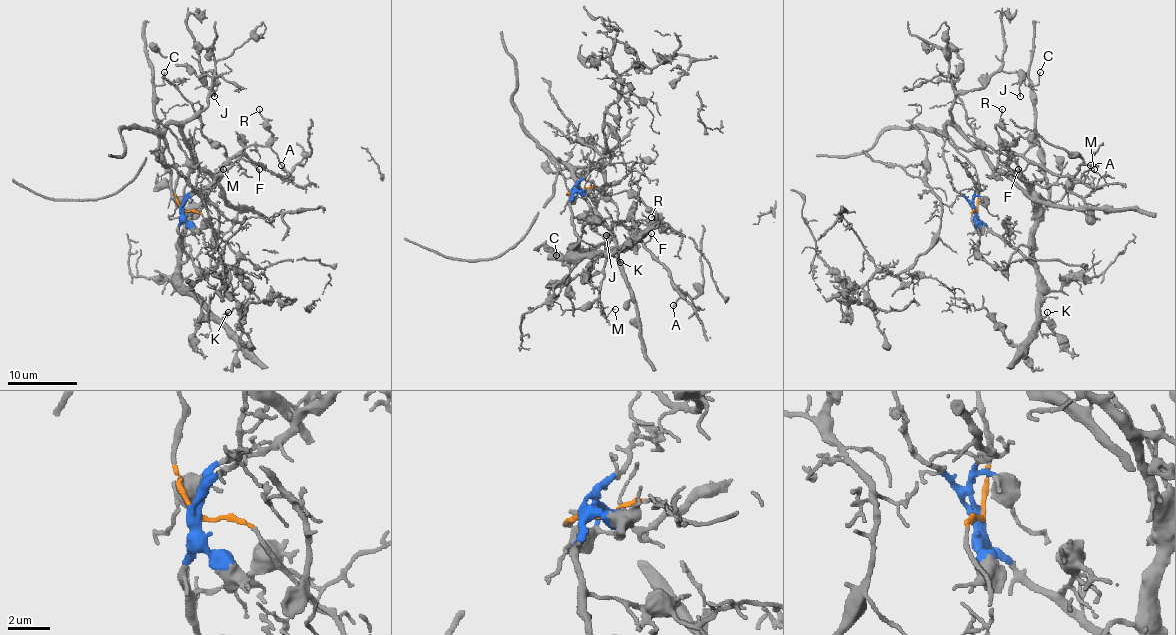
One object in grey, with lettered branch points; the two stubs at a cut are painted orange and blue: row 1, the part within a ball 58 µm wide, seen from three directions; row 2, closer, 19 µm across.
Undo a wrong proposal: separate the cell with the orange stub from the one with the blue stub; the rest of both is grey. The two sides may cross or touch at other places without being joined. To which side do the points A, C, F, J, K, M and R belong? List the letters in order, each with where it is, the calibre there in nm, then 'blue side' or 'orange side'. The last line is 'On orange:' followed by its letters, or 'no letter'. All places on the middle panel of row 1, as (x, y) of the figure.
A: (673, 305) | 160 nm | blue side
C: (556, 255) | 130 nm | blue side
F: (651, 233) | 160 nm | blue side
J: (606, 235) | 130 nm | orange side
K: (620, 262) | 130 nm | blue side
M: (615, 309) | 110 nm | blue side
R: (651, 217) | 110 nm | blue side
On orange: J

